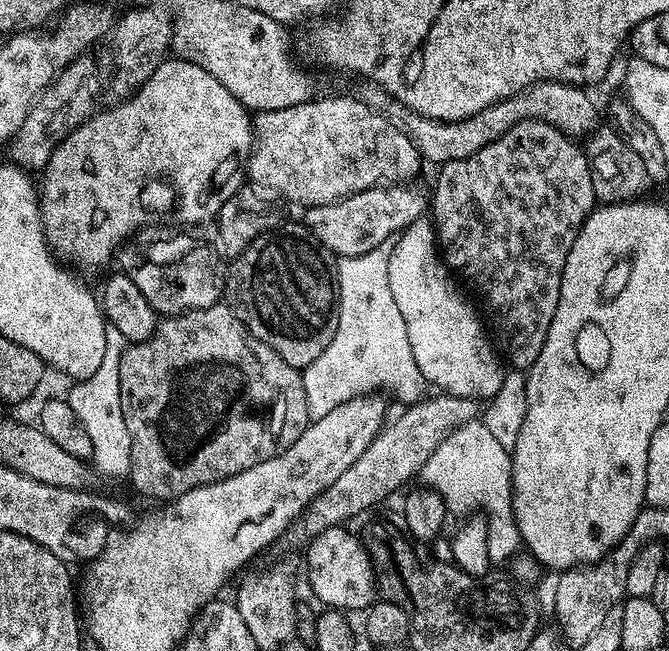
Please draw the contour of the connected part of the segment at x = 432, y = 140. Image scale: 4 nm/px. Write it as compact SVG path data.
M539 80L521 92L499 100L494 106L486 106L486 110L478 110L478 114L465 120L442 122L419 116L416 112L408 112L405 120L402 120L402 127L420 151L421 157L427 163L429 160L433 166L439 166L447 164L449 160L470 158L470 154L482 150L482 146L490 146L490 142L502 138L506 130L523 120L544 120L550 126L565 132L567 136L587 137L597 127L598 121L596 104L584 92L587 91L583 87L564 84L561 80Z

